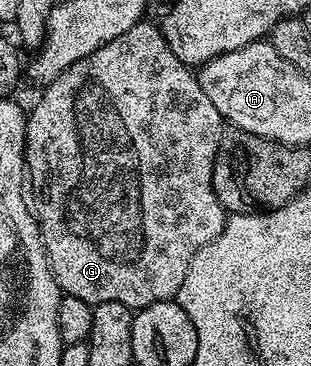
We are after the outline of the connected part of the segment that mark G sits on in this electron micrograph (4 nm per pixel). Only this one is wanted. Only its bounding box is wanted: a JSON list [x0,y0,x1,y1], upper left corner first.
[24,21,226,309]

